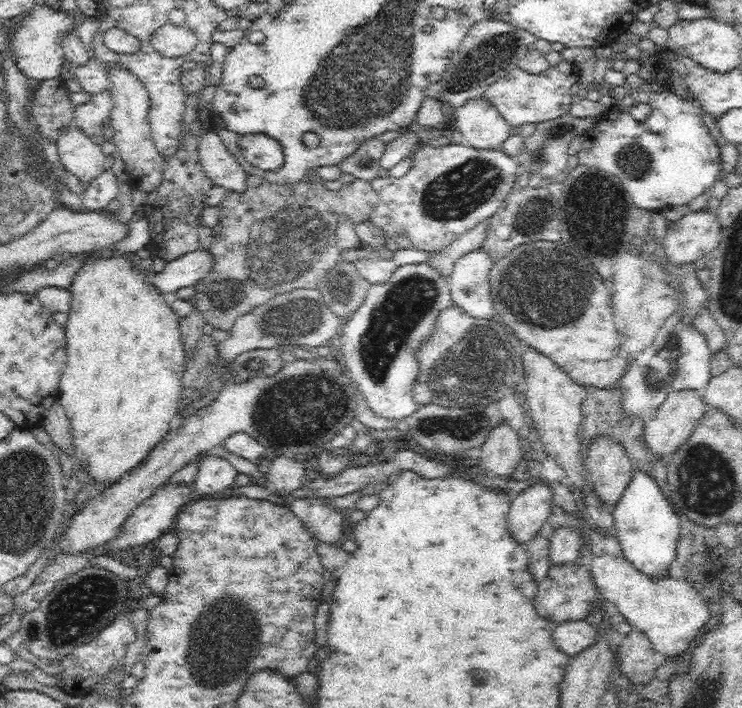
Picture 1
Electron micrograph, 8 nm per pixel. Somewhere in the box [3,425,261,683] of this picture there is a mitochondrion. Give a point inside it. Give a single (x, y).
(75, 611)

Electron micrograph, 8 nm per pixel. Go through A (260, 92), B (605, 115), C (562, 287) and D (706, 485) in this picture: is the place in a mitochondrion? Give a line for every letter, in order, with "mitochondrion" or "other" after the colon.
A: other
B: other
C: mitochondrion
D: mitochondrion

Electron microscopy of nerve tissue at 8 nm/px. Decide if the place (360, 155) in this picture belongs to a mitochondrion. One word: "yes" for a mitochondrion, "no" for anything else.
yes

